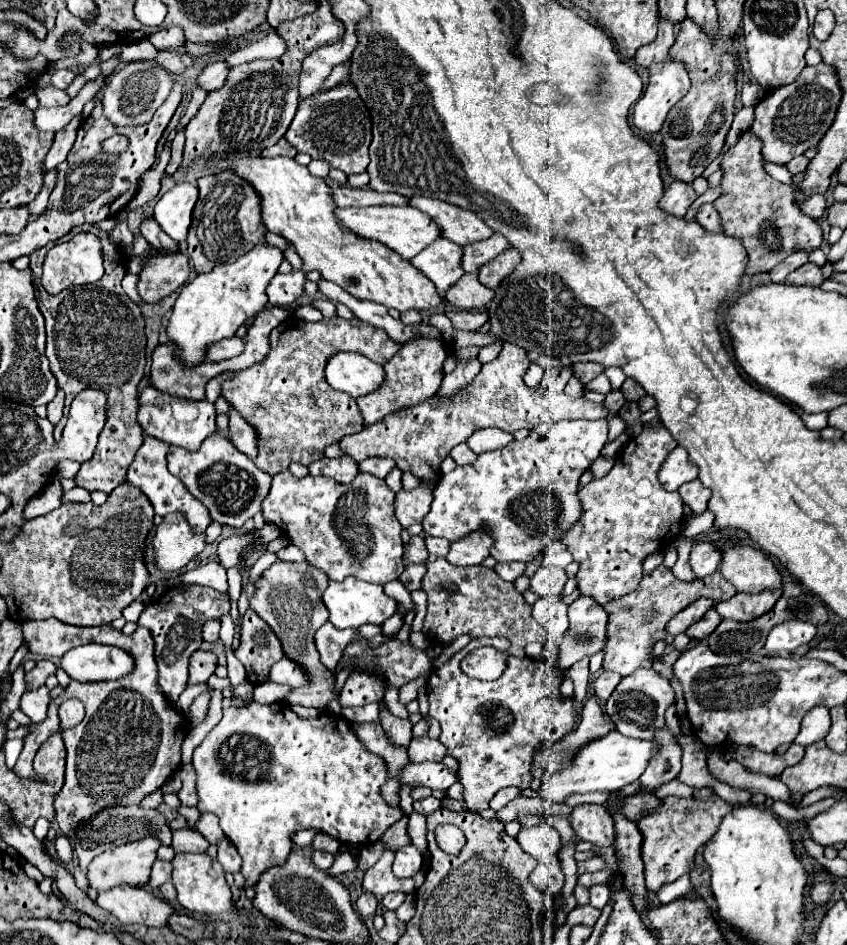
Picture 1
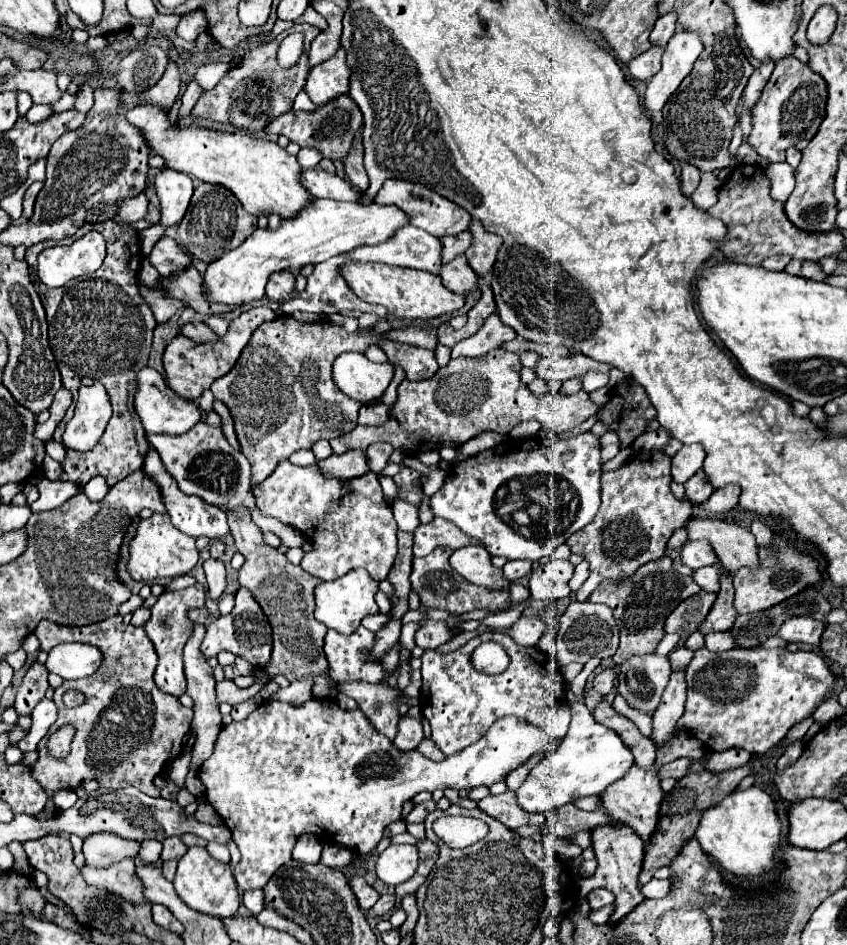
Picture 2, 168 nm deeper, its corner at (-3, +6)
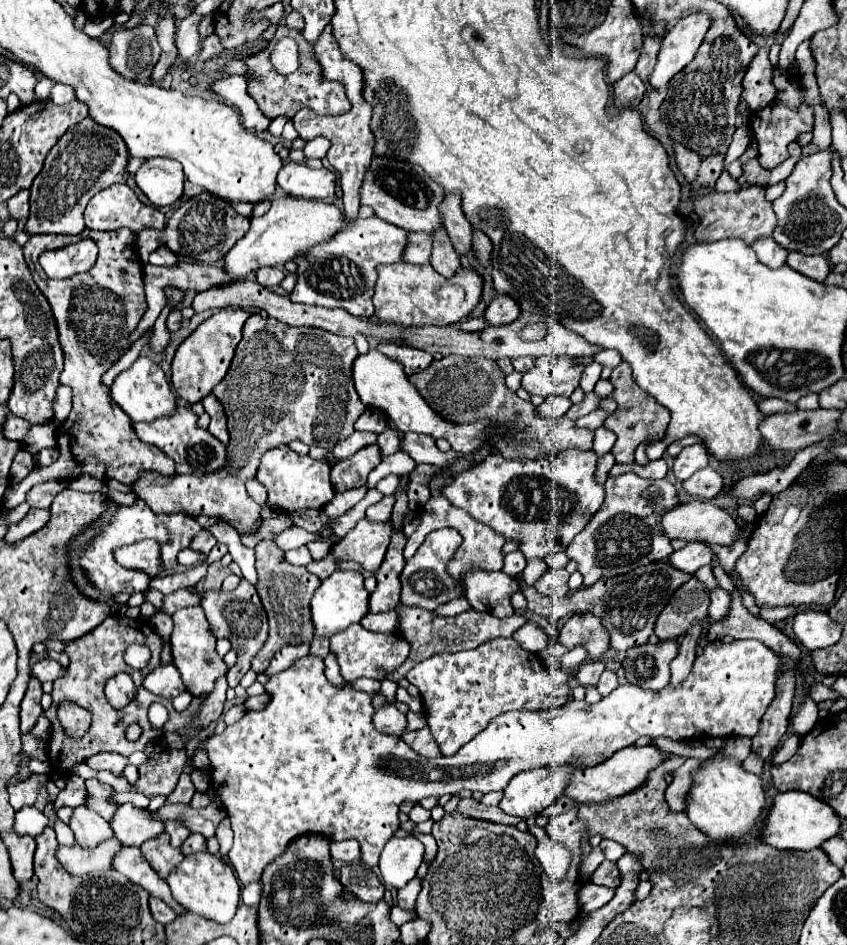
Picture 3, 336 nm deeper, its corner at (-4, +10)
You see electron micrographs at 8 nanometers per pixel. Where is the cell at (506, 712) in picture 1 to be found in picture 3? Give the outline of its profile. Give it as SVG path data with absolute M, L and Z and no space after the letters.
M495 638L475 650L435 654L407 674L407 680L421 692L427 726L437 740L441 754L455 754L481 732L491 718L511 708L549 710L569 700L569 686L557 686L537 654L521 648L513 638Z

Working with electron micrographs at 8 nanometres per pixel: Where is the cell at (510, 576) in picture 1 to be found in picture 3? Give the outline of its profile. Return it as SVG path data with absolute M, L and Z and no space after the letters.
M517 550L505 556L505 564L503 564L503 572L511 574L511 576L519 576L525 570L525 556Z

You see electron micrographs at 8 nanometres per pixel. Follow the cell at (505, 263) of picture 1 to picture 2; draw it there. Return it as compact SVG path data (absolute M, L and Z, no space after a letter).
M476 218L470 220L468 232L472 234L472 244L468 246L468 250L466 250L464 256L466 256L468 264L472 266L472 270L476 274L486 276L492 270L492 266L494 266L498 248L502 244L502 238L498 238L492 232L486 232L484 226Z

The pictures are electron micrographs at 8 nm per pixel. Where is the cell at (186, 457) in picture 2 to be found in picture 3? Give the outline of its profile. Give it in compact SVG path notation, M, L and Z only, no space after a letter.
M179 406L179 414L171 418L159 418L159 422L137 422L133 424L137 436L147 442L155 444L159 450L163 450L169 458L175 460L177 474L193 474L193 476L205 476L219 472L227 464L227 448L221 444L209 430L197 426L197 414L185 406Z

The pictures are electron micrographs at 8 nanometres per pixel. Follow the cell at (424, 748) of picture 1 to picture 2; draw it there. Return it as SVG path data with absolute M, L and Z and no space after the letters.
M400 716L394 746L398 746L398 750L414 750L422 738L424 738L424 732L422 732L420 720L414 720L410 716Z

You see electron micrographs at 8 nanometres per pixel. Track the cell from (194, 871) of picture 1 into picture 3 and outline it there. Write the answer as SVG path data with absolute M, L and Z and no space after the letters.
M209 852L187 854L177 866L177 870L167 878L167 884L171 888L173 898L189 912L195 912L221 924L233 918L239 904L239 882L233 874L233 868L225 864L219 856L213 856Z

